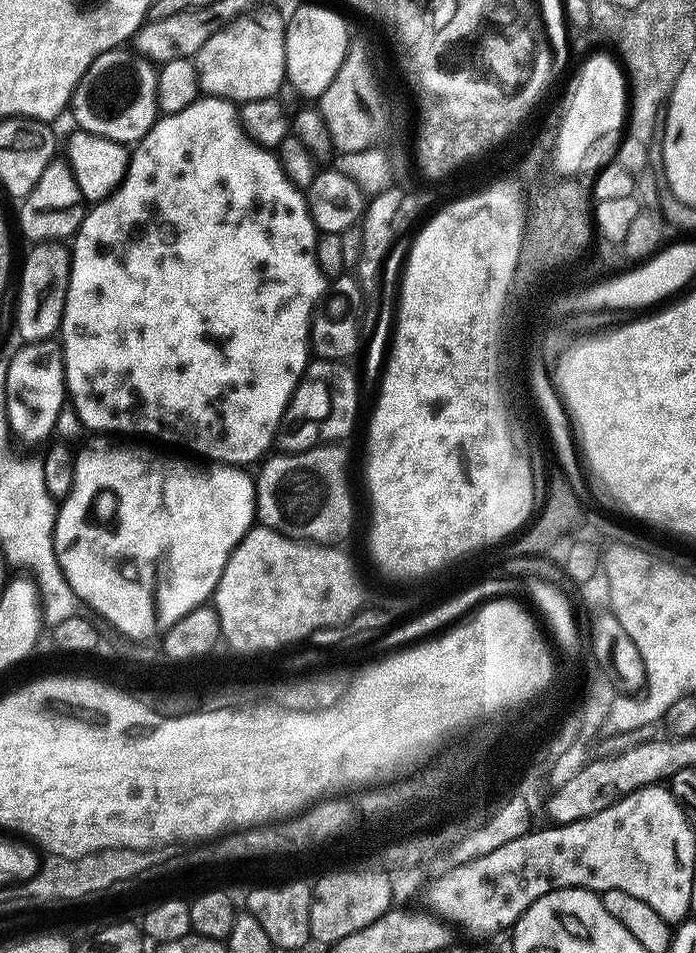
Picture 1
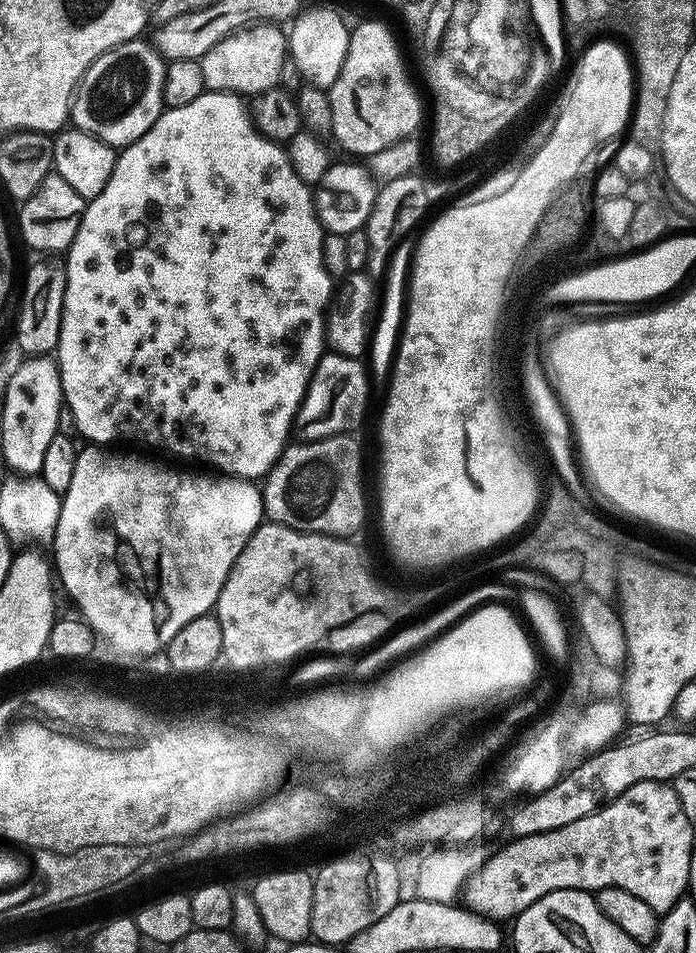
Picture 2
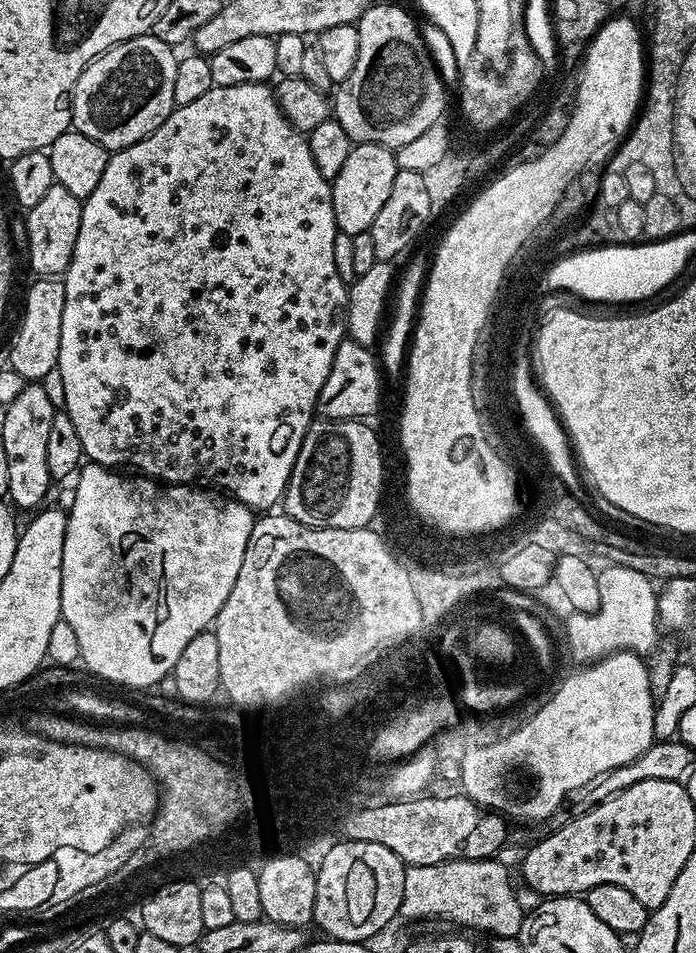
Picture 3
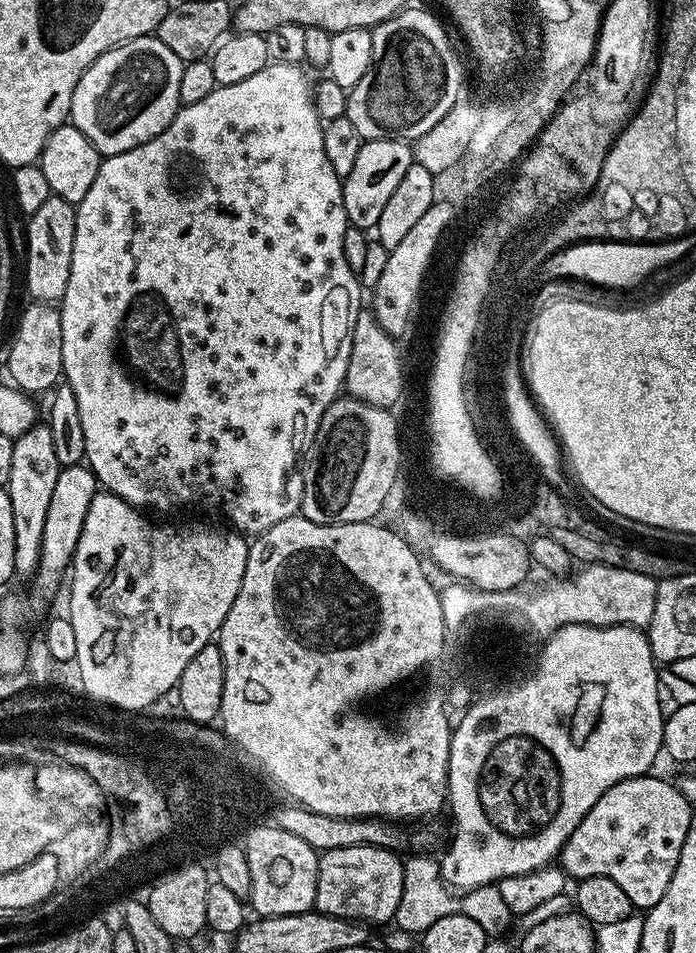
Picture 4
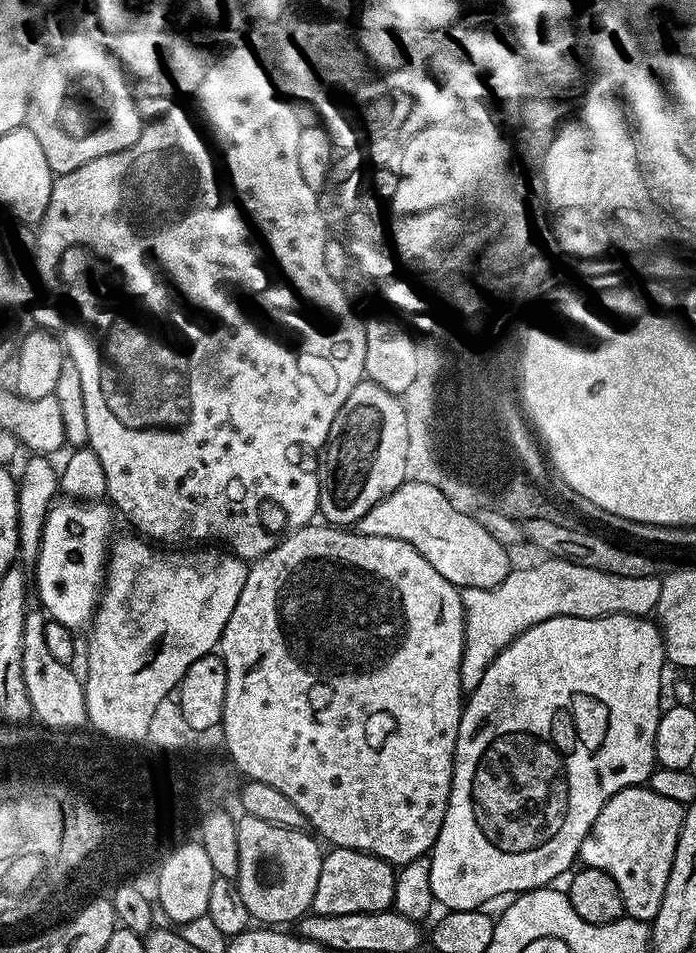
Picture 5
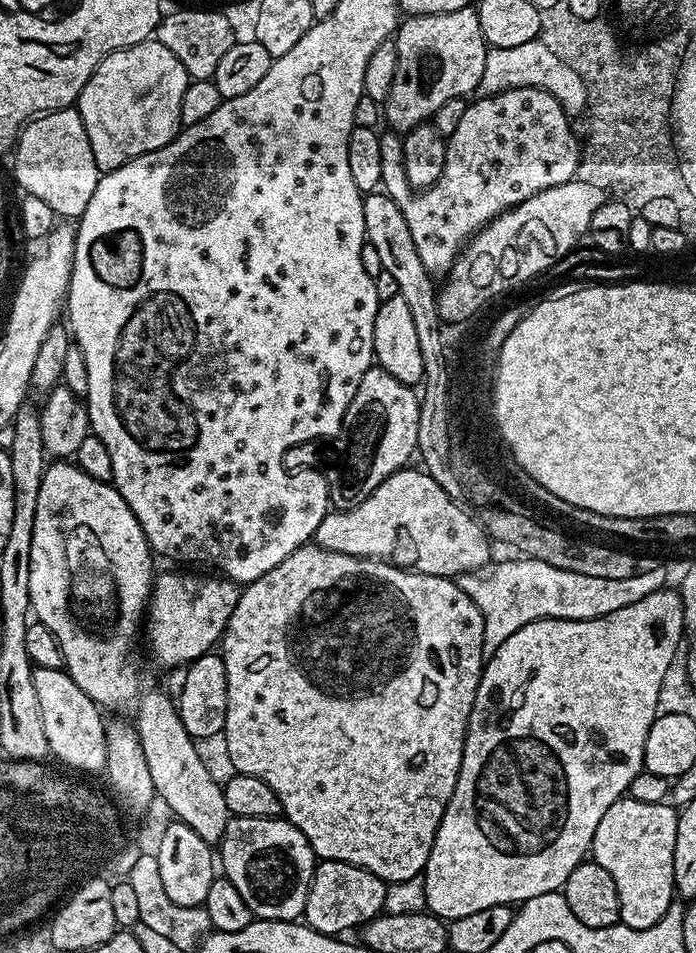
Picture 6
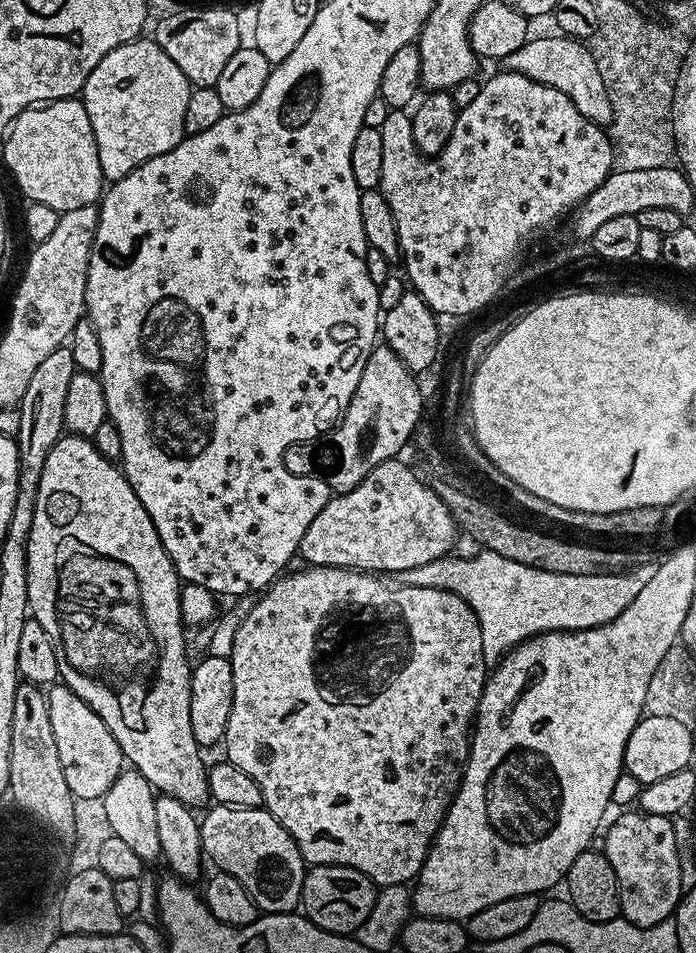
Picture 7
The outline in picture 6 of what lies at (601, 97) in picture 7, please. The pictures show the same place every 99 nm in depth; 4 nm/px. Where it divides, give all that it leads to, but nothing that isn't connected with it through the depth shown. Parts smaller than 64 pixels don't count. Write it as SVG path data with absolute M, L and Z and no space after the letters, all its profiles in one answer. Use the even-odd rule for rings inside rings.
M538 38L512 48L488 51L477 91L480 96L492 96L512 88L540 88L556 98L569 119L576 120L587 111L588 88L573 67L568 66Z

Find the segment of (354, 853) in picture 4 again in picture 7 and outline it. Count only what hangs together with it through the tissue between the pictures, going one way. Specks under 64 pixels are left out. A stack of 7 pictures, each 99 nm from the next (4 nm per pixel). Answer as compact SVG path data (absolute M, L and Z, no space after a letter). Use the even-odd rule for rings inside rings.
M318 864L309 867L304 874L300 895L302 912L311 924L322 930L352 934L356 928L362 926L362 922L366 921L374 909L377 891L377 885L372 883L369 876L358 870L337 864Z

